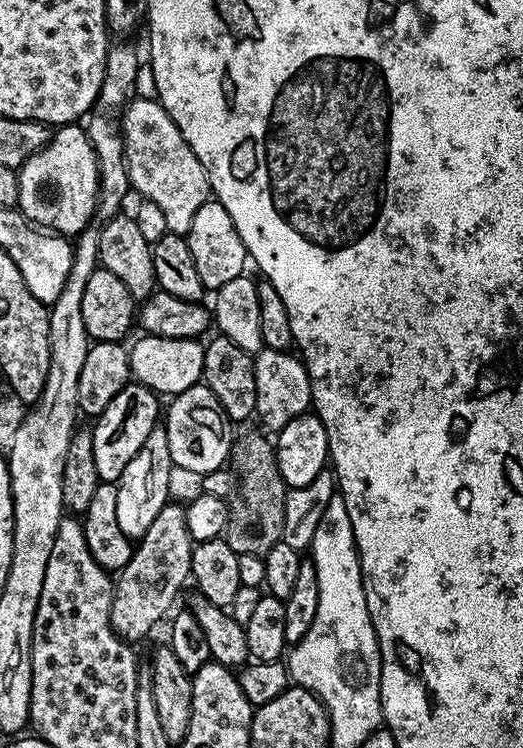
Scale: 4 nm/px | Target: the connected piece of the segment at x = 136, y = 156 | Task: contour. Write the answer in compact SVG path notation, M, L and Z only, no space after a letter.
M157 99L130 101L123 109L120 131L124 134L124 167L128 169L131 191L162 209L168 231L187 237L194 214L210 198L208 175L202 162L198 162L194 150L190 150L186 138L182 138L178 126L174 126Z

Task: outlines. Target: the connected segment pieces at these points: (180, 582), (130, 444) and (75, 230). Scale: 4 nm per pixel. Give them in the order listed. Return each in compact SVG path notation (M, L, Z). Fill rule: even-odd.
M169 502L164 504L162 510L158 510L158 518L154 518L154 522L150 522L150 530L146 530L146 534L141 540L135 541L130 562L126 562L126 566L119 569L118 575L115 577L110 618L112 619L112 629L126 641L137 642L136 640L142 639L143 636L150 635L152 627L164 615L167 617L173 611L172 603L175 602L176 595L183 590L184 583L186 585L189 583L192 574L194 541L186 526L184 509L183 503Z
M129 382L122 391L106 406L101 416L95 417L92 437L94 438L94 463L98 465L101 481L119 481L122 470L126 470L126 462L142 450L142 442L150 438L150 430L158 426L162 416L161 397L144 384Z
M79 123L57 127L48 145L35 152L18 171L16 208L31 224L58 236L75 238L93 223L100 171L88 133Z

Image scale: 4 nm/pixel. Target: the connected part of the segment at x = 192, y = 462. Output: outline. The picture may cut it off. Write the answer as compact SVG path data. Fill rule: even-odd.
M192 382L184 391L171 397L166 408L166 427L170 442L170 458L177 469L184 472L196 472L197 477L206 475L229 463L232 442L234 439L233 425L228 415L222 410L218 398L203 382ZM196 383L196 384L192 384Z

